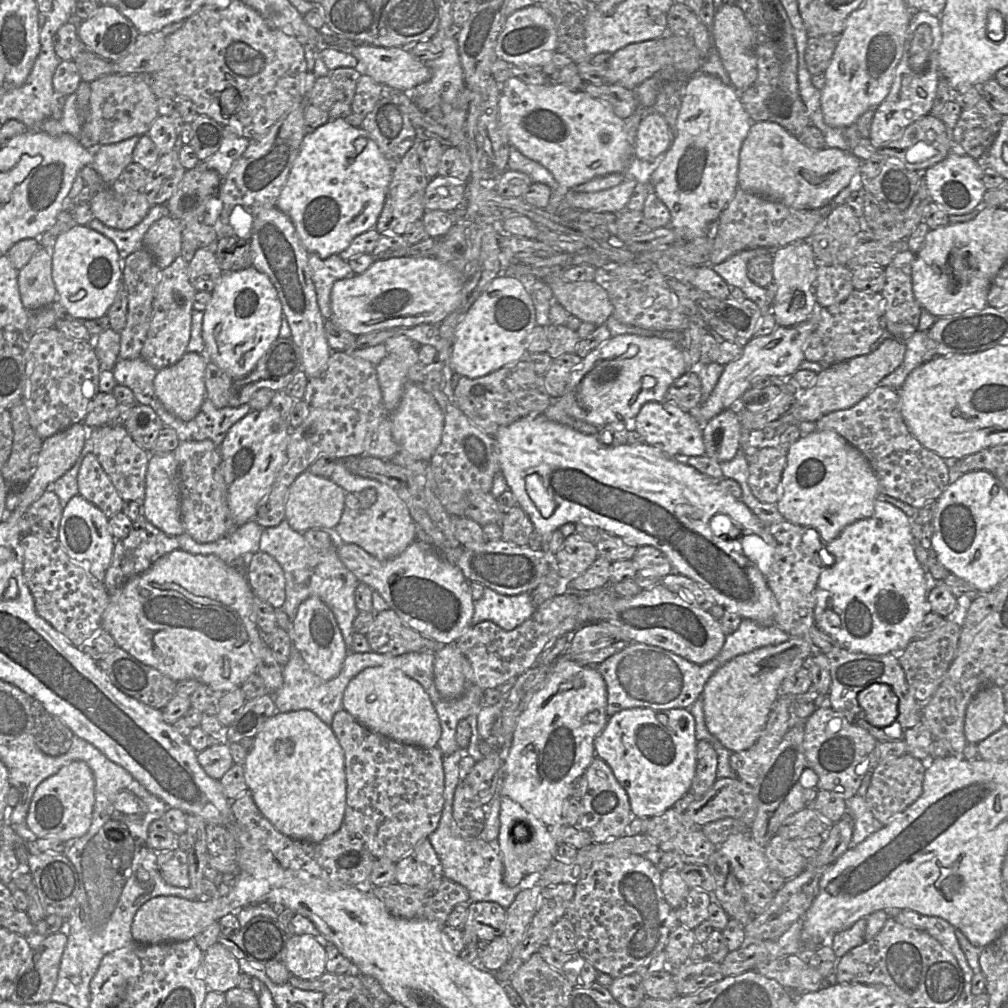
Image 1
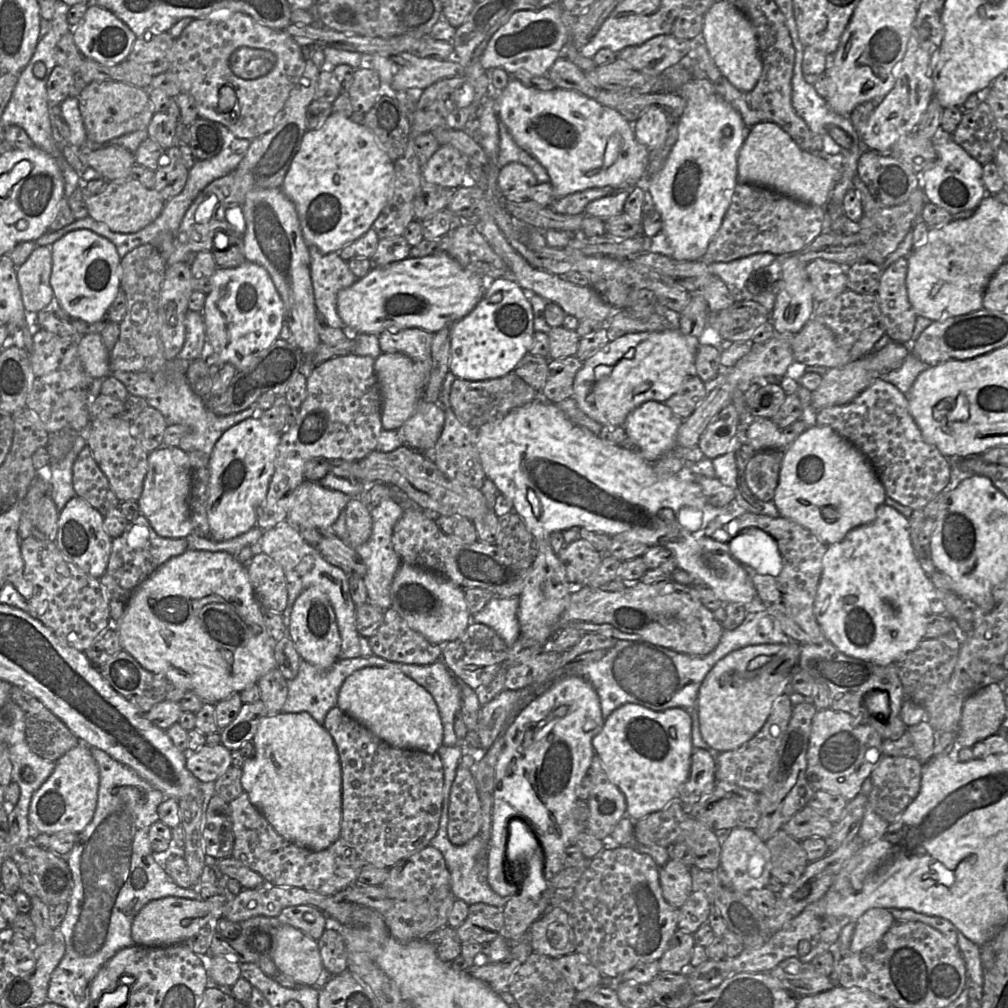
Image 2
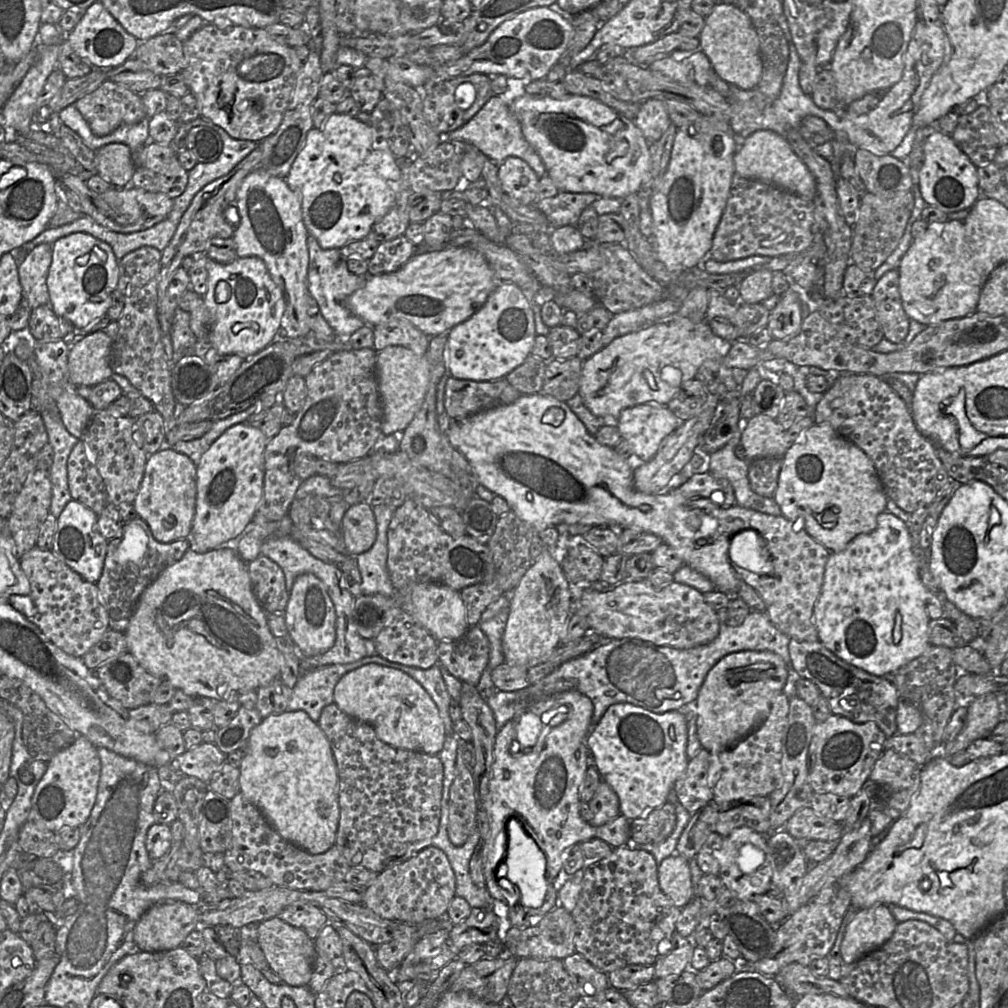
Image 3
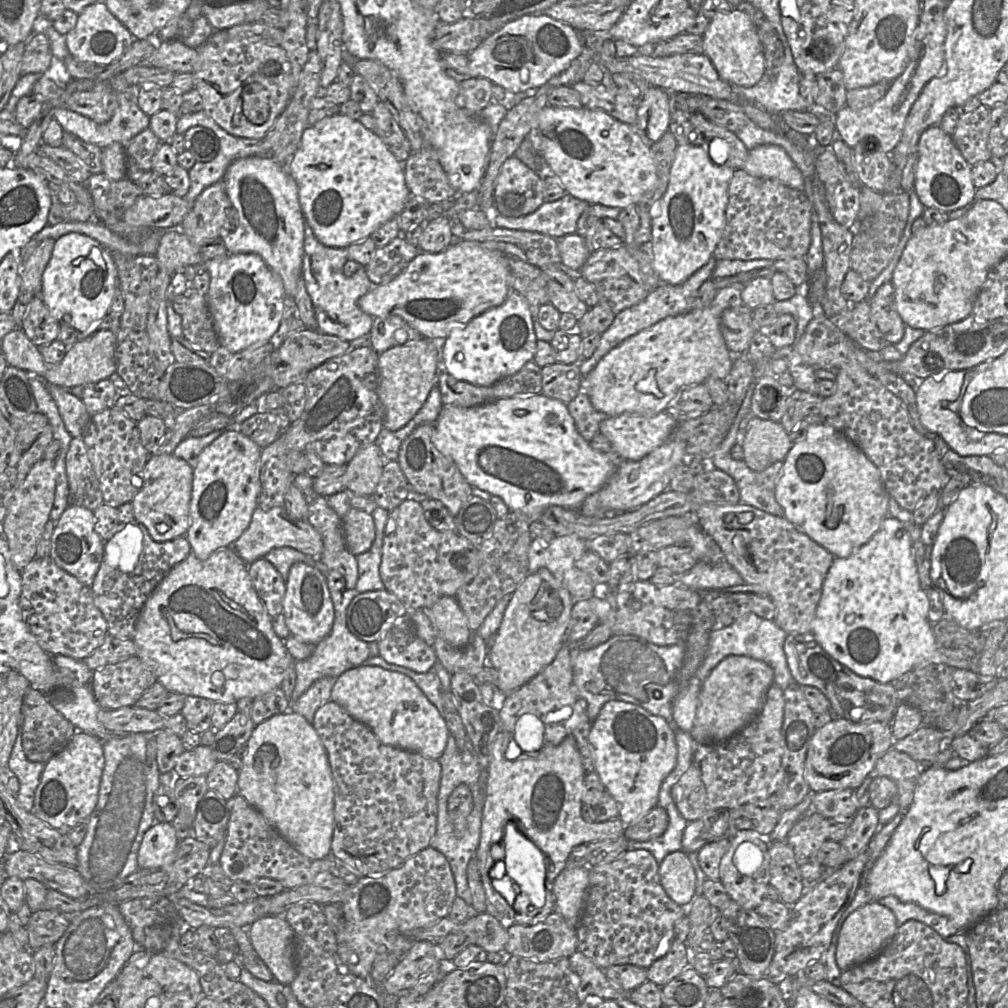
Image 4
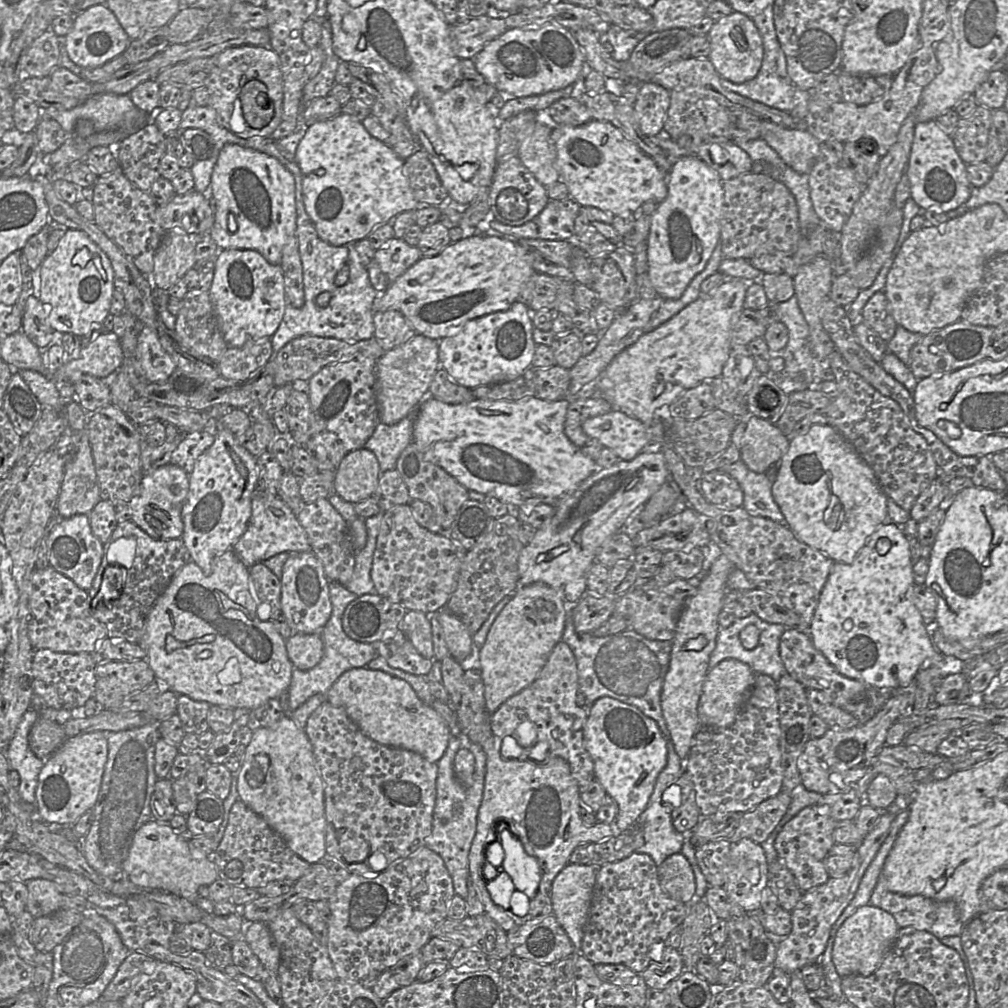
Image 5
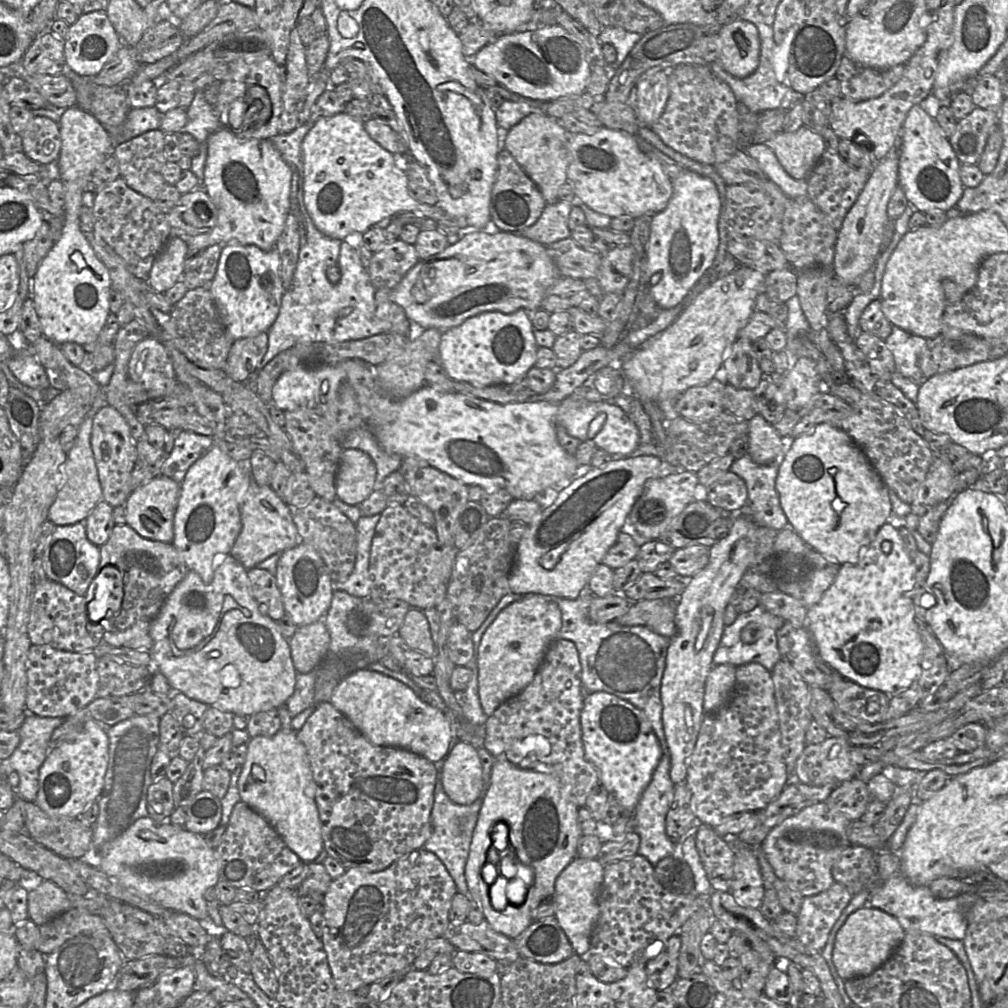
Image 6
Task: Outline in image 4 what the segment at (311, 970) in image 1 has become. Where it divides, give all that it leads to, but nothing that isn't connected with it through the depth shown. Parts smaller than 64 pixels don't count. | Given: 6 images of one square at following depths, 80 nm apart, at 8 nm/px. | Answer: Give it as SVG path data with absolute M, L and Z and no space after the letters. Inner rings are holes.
M265 916L249 927L249 939L276 981L290 985L296 976L295 932L283 916Z

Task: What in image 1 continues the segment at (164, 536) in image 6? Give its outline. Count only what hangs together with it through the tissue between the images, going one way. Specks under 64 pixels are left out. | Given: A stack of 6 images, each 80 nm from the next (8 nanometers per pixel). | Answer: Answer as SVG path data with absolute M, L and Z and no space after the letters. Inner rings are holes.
M173 452L150 455L143 515L169 536L185 532L180 515L179 468Z

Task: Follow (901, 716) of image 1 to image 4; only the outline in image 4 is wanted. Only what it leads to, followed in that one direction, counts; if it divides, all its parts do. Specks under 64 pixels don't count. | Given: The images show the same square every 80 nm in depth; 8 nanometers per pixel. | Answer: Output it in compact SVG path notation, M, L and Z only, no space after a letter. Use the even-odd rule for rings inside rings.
M787 634L784 652L794 681L801 686L818 688L829 700L835 717L852 723L891 722L899 704L897 692L891 683L879 683L861 677L829 655L810 634Z

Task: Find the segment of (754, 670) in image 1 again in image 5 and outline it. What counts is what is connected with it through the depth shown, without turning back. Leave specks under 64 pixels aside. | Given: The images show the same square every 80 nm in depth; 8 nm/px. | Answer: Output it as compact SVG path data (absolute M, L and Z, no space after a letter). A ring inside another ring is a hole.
M727 658L708 671L698 703L701 728L726 728L736 719L754 682L755 672L744 662Z

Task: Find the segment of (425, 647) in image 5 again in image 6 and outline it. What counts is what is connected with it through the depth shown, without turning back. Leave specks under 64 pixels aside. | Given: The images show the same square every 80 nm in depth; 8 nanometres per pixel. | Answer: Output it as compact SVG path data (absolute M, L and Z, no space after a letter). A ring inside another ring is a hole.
M411 608L405 615L397 635L413 650L428 658L435 655L435 644L431 638L429 624L423 610Z

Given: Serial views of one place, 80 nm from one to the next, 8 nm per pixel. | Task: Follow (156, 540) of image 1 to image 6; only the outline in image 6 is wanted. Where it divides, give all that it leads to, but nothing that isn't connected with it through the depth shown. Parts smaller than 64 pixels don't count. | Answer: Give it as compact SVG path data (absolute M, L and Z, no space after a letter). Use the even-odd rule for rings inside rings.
M116 524L108 541L100 546L98 572L85 595L85 600L91 603L92 609L96 608L101 618L101 620L97 618L97 622L103 628L104 641L116 647L151 650L153 647L150 635L151 624L158 616L169 594L184 578L188 570L183 557L172 542L150 540L140 536L128 524ZM103 575L106 576L105 581L111 581L111 583L108 582L108 586L118 588L116 595L121 605L115 613L109 611L112 600L103 597L96 600L101 591L103 594L104 585L100 590L98 586L98 594L95 596L98 580Z

